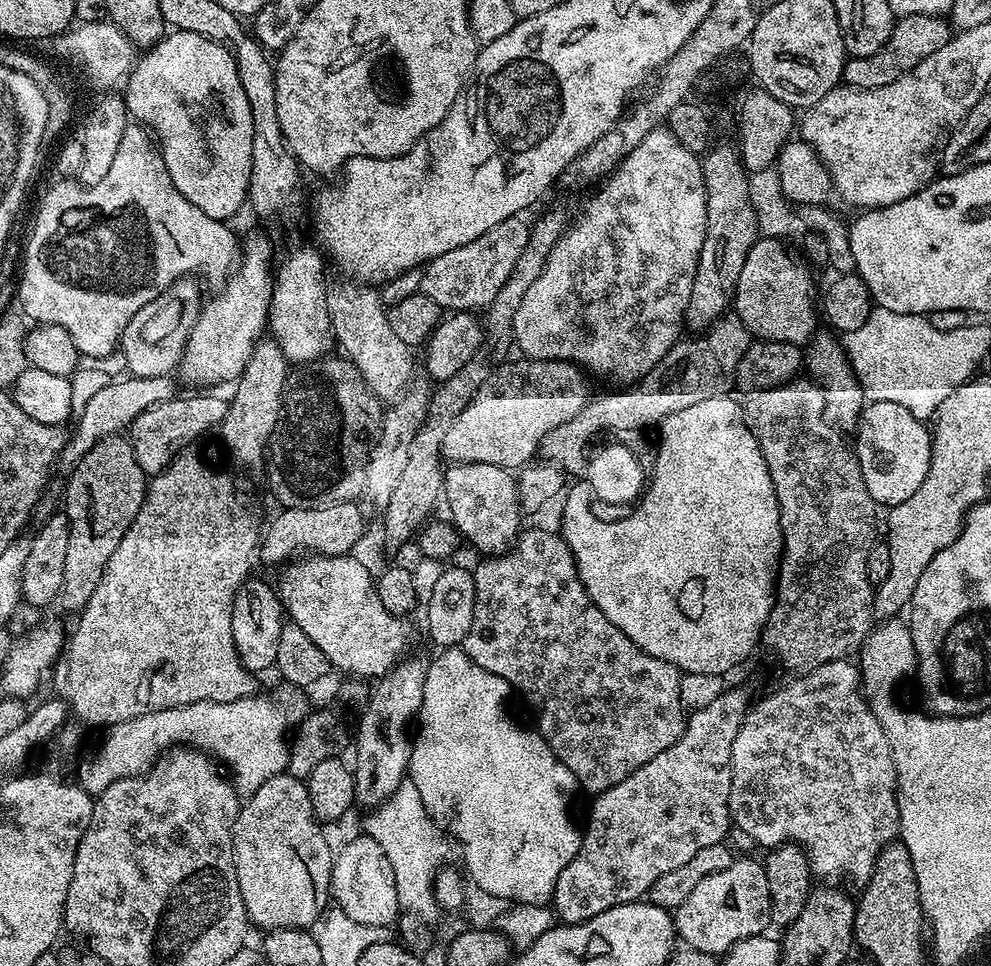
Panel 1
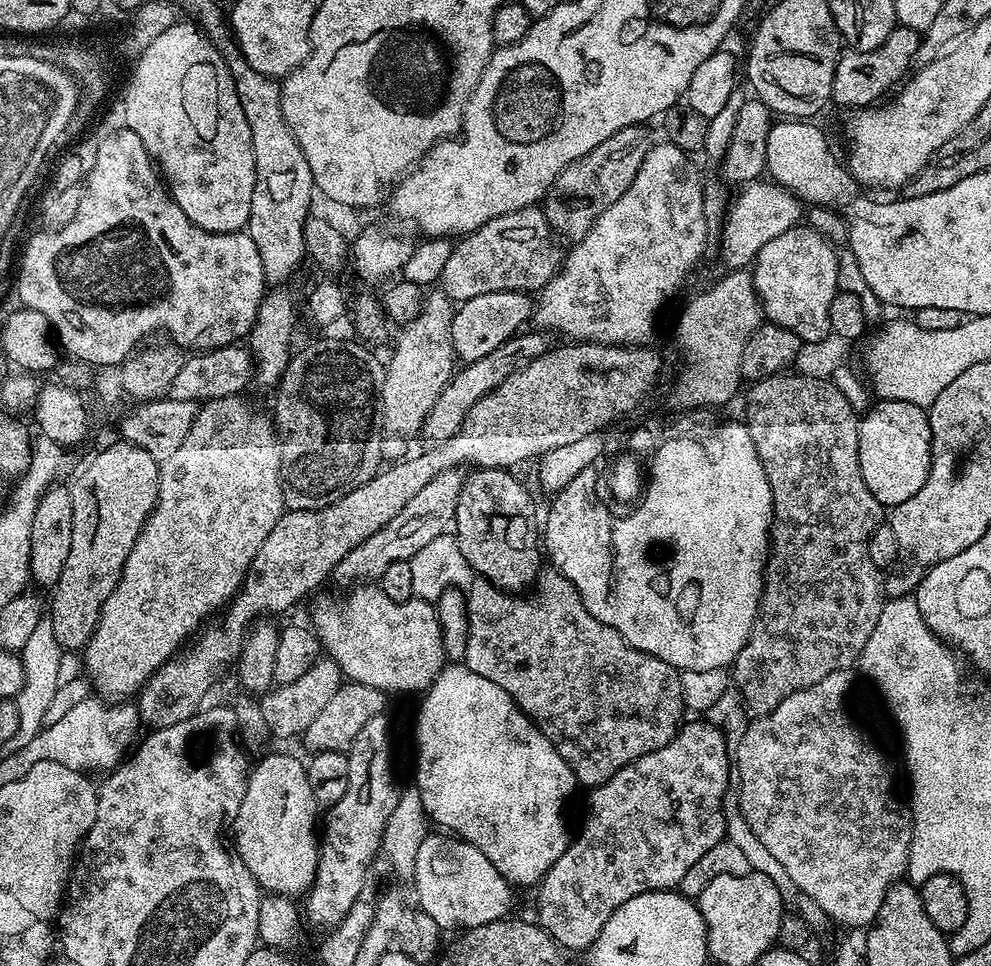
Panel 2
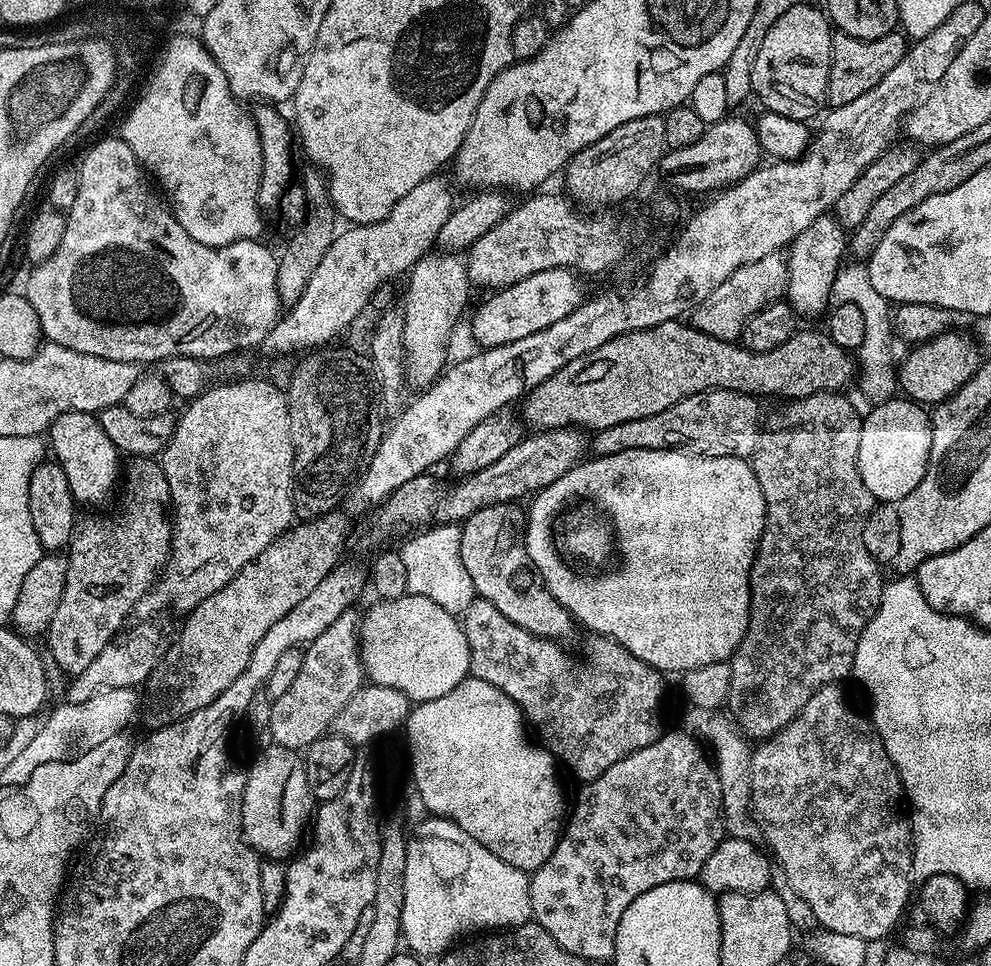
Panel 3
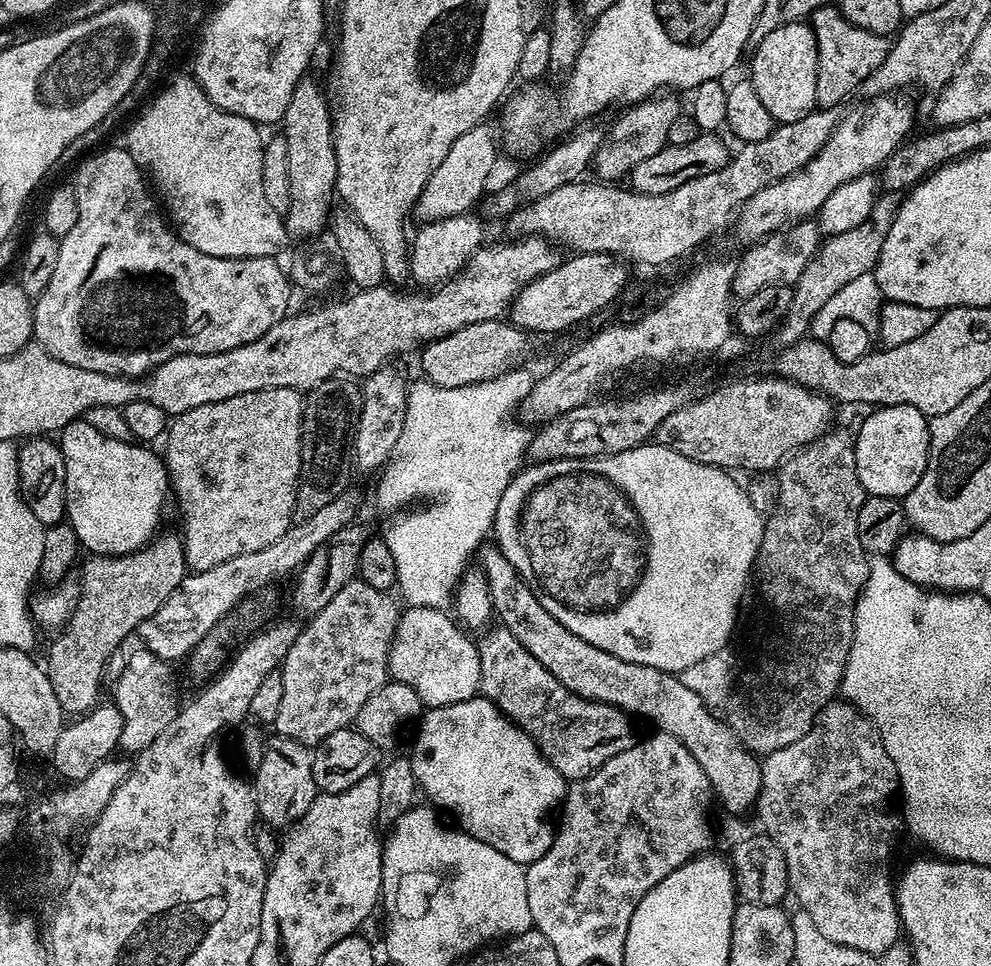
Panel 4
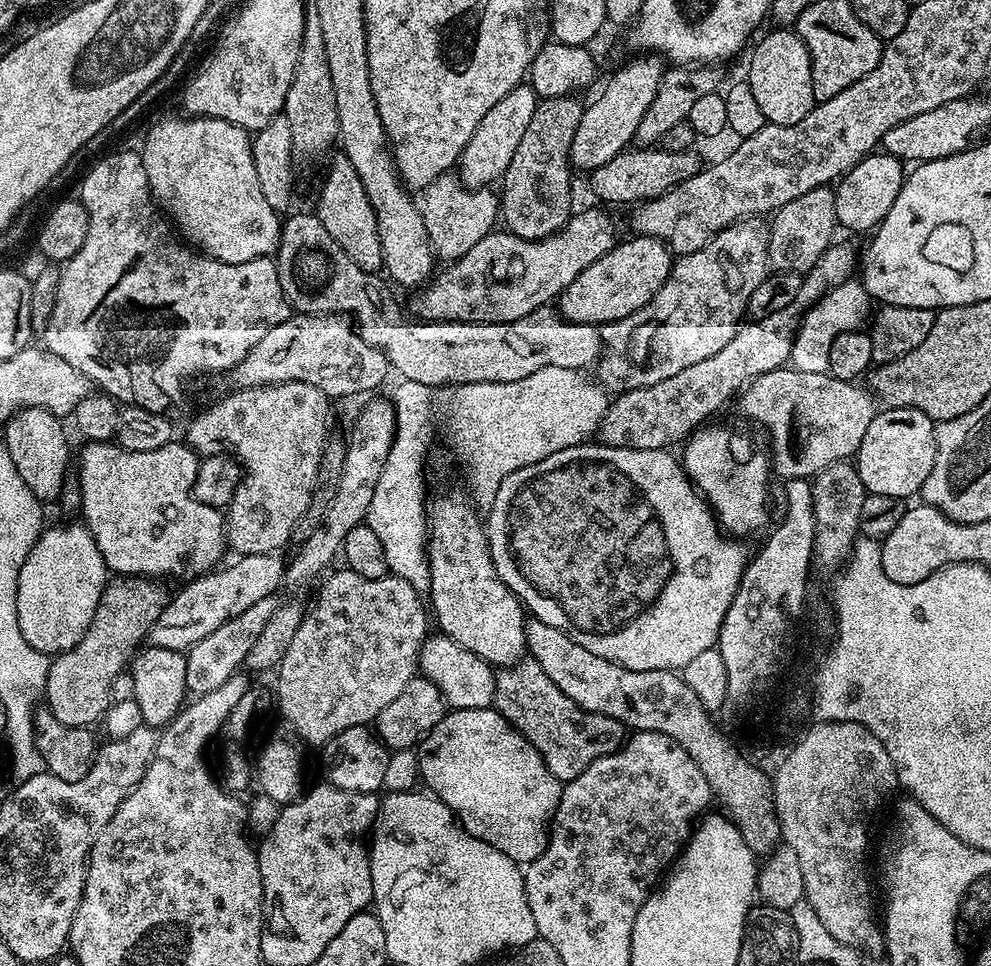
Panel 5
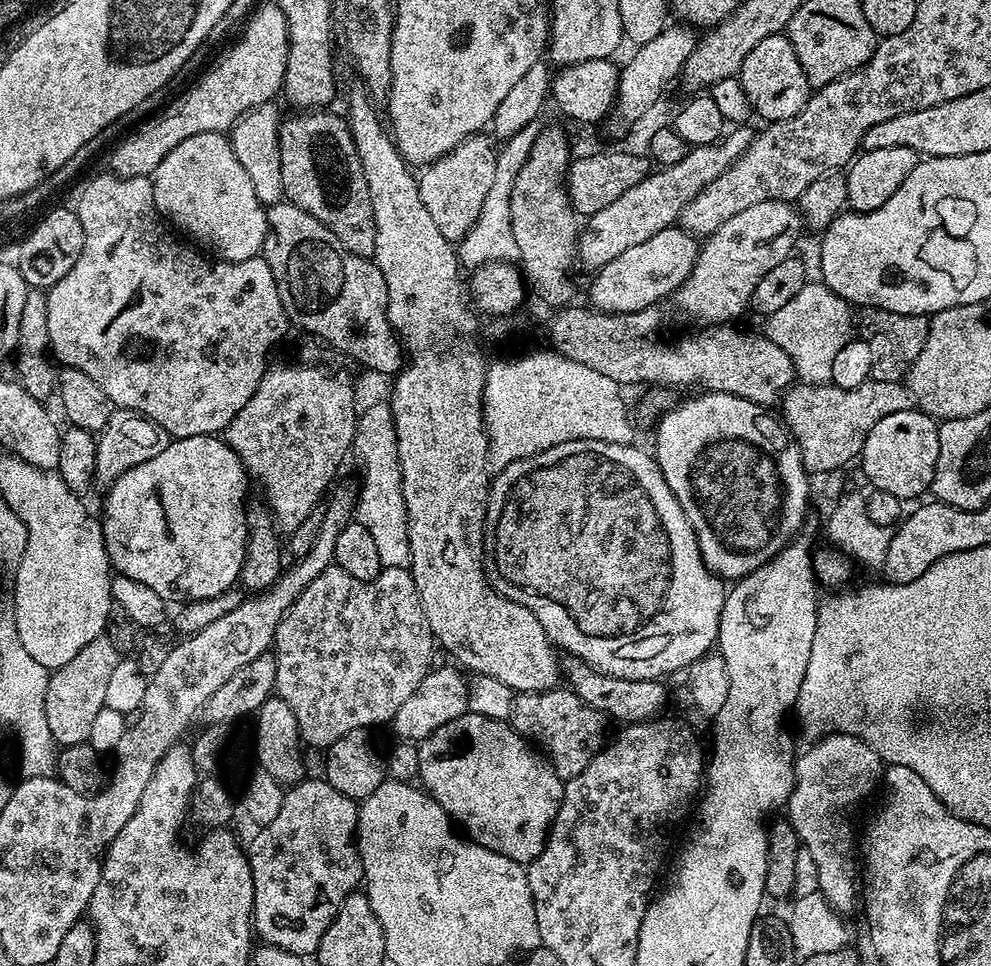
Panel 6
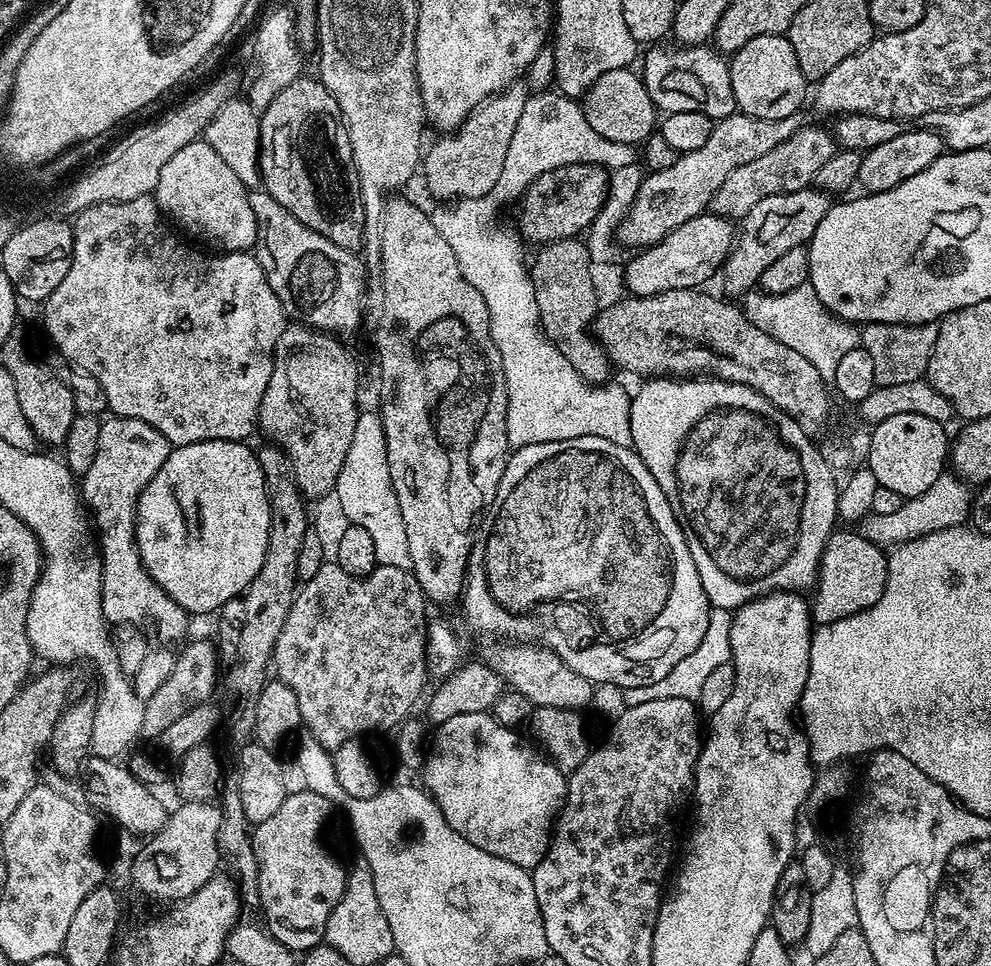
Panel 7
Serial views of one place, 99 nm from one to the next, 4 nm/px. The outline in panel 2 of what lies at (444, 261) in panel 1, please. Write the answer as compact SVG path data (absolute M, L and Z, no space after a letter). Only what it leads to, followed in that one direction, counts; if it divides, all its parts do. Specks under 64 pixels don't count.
M533 206L514 214L502 214L455 241L446 270L440 275L439 287L453 302L495 292L539 290L550 282L561 266L562 252L560 254L555 242L543 207Z

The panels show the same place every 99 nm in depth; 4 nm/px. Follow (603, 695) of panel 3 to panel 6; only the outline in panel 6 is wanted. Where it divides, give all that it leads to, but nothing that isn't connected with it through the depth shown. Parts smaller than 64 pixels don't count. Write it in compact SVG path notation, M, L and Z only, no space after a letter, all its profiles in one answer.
M557 686L545 692L519 693L512 701L510 717L512 727L543 753L565 782L582 774L582 770L590 766L590 762L604 747L604 720L605 713L587 705L568 686Z

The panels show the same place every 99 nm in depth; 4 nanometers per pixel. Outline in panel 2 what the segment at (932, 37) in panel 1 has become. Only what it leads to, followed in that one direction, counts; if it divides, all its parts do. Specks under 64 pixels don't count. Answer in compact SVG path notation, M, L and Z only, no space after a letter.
M898 26L890 34L890 38L886 38L886 42L882 42L882 46L874 50L869 52L841 51L832 83L831 103L841 104L842 107L848 108L847 110L859 110L875 105L881 98L887 97L909 75L908 67L913 67L918 54L920 37L921 33L915 32L913 28Z

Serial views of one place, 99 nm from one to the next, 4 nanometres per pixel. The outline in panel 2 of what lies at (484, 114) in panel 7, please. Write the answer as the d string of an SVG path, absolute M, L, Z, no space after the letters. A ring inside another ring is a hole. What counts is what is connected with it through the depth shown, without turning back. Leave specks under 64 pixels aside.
M432 290L425 295L419 314L399 329L392 361L387 361L382 382L382 418L384 435L389 441L408 440L420 436L434 402L442 394L454 375L452 350L453 301L443 290ZM436 291L436 292L432 292Z

